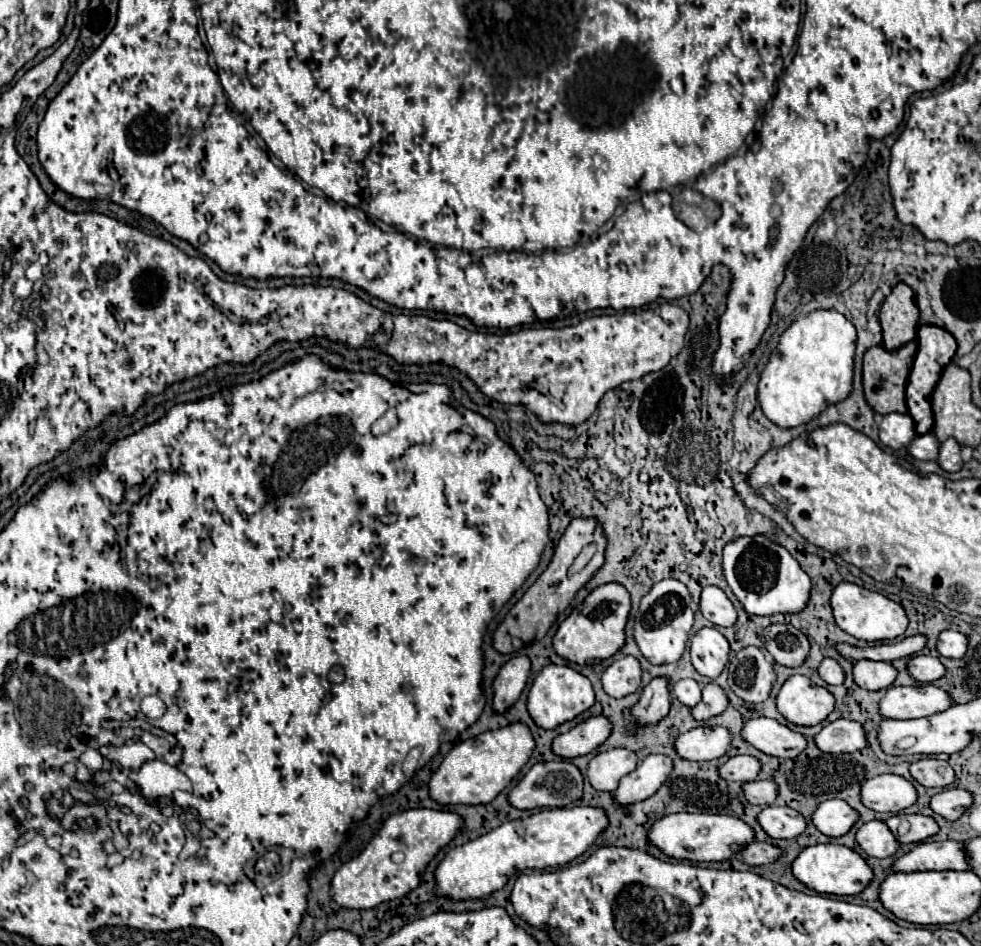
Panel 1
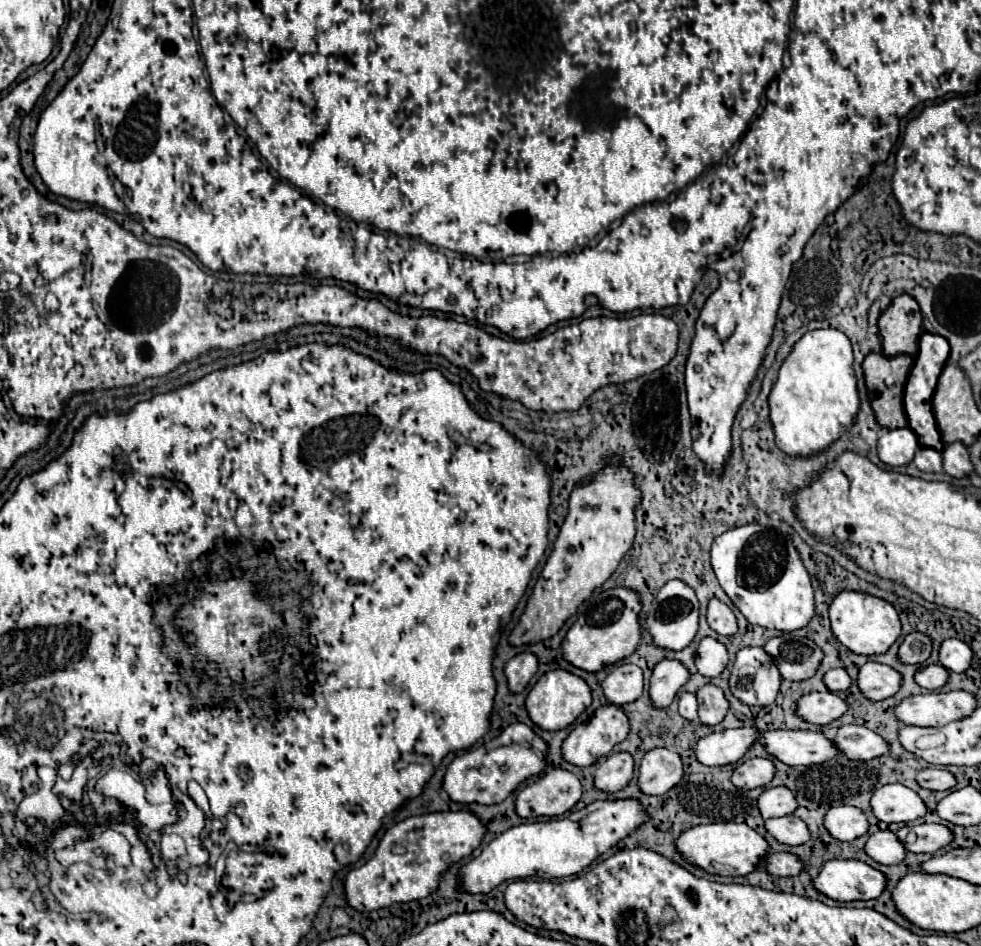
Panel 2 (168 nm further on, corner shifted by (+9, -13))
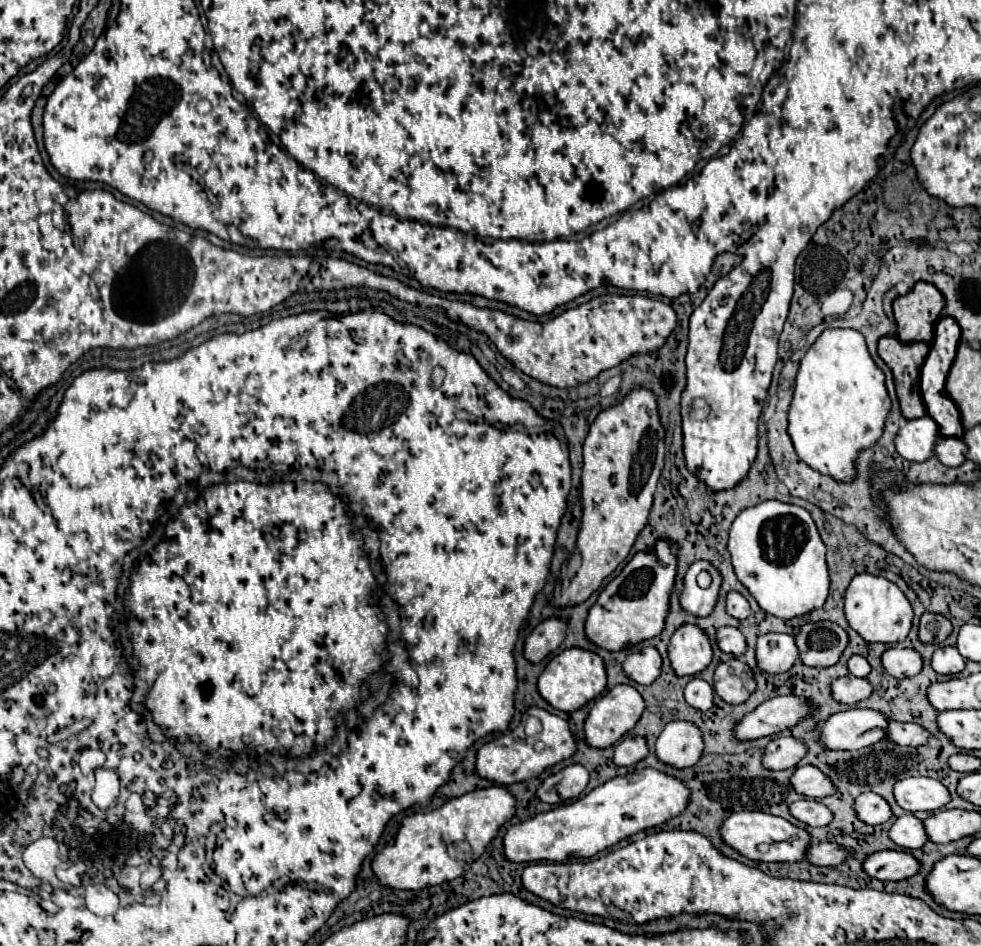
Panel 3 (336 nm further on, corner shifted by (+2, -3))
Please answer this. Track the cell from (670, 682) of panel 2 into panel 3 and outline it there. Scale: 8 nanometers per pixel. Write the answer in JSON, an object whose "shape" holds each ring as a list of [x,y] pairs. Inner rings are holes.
{"shape":[[[683,624],[675,630],[669,642],[669,660],[677,676],[695,676],[709,666],[713,646],[703,628]]]}

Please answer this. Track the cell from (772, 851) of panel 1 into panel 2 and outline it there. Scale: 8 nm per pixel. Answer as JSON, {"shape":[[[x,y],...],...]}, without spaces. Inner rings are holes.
{"shape":[[[768,854],[764,860],[764,870],[772,876],[796,876],[804,864],[794,854]]]}

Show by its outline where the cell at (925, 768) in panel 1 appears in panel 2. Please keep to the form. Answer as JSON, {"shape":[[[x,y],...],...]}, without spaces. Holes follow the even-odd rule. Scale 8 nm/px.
{"shape":[[[926,768],[926,770],[920,770],[916,774],[916,782],[926,788],[926,790],[932,790],[932,792],[942,792],[942,790],[950,790],[954,788],[956,780],[954,776],[948,772],[948,770],[942,770],[942,768]]]}

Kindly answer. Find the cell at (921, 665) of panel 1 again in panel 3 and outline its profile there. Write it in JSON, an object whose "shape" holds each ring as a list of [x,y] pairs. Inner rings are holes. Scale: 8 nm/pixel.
{"shape":[[[943,646],[933,654],[933,670],[939,674],[959,674],[965,668],[965,658],[955,646]]]}

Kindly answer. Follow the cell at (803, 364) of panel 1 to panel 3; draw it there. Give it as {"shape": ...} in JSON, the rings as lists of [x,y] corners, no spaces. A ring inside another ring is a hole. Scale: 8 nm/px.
{"shape":[[[825,330],[801,360],[795,380],[795,396],[789,408],[789,436],[799,458],[813,470],[835,478],[837,482],[853,482],[857,476],[859,452],[873,448],[883,434],[885,420],[891,410],[891,398],[885,388],[885,374],[873,362],[863,334],[857,330]]]}

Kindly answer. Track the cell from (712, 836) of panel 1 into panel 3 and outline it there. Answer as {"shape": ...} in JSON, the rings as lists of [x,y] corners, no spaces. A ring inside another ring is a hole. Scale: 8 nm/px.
{"shape":[[[737,812],[731,814],[721,826],[721,838],[751,860],[763,862],[801,862],[811,848],[811,834],[805,828],[791,824],[785,818],[763,812]]]}

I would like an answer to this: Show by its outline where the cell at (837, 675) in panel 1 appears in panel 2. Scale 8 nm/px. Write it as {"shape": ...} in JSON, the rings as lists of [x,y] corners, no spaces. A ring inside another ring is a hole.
{"shape":[[[834,668],[824,674],[824,684],[830,692],[842,692],[842,690],[848,690],[850,676],[846,674],[844,668]]]}

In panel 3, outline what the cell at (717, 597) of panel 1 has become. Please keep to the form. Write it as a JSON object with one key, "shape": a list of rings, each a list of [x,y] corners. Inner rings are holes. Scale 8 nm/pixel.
{"shape":[[[729,592],[727,594],[727,612],[737,620],[745,620],[751,614],[747,598],[741,596],[739,592]]]}

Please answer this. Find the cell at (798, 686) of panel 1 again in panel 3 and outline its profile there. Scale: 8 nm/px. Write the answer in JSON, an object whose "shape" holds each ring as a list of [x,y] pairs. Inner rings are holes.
{"shape":[[[849,674],[849,676],[837,678],[831,684],[831,690],[833,690],[833,696],[837,702],[855,704],[855,702],[871,696],[871,682],[867,678],[855,678]]]}

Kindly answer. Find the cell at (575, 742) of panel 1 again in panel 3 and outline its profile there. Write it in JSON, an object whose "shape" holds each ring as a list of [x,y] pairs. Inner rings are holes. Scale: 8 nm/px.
{"shape":[[[619,684],[603,694],[591,708],[585,720],[585,738],[595,748],[613,746],[625,732],[629,732],[645,710],[641,694],[629,686]]]}

